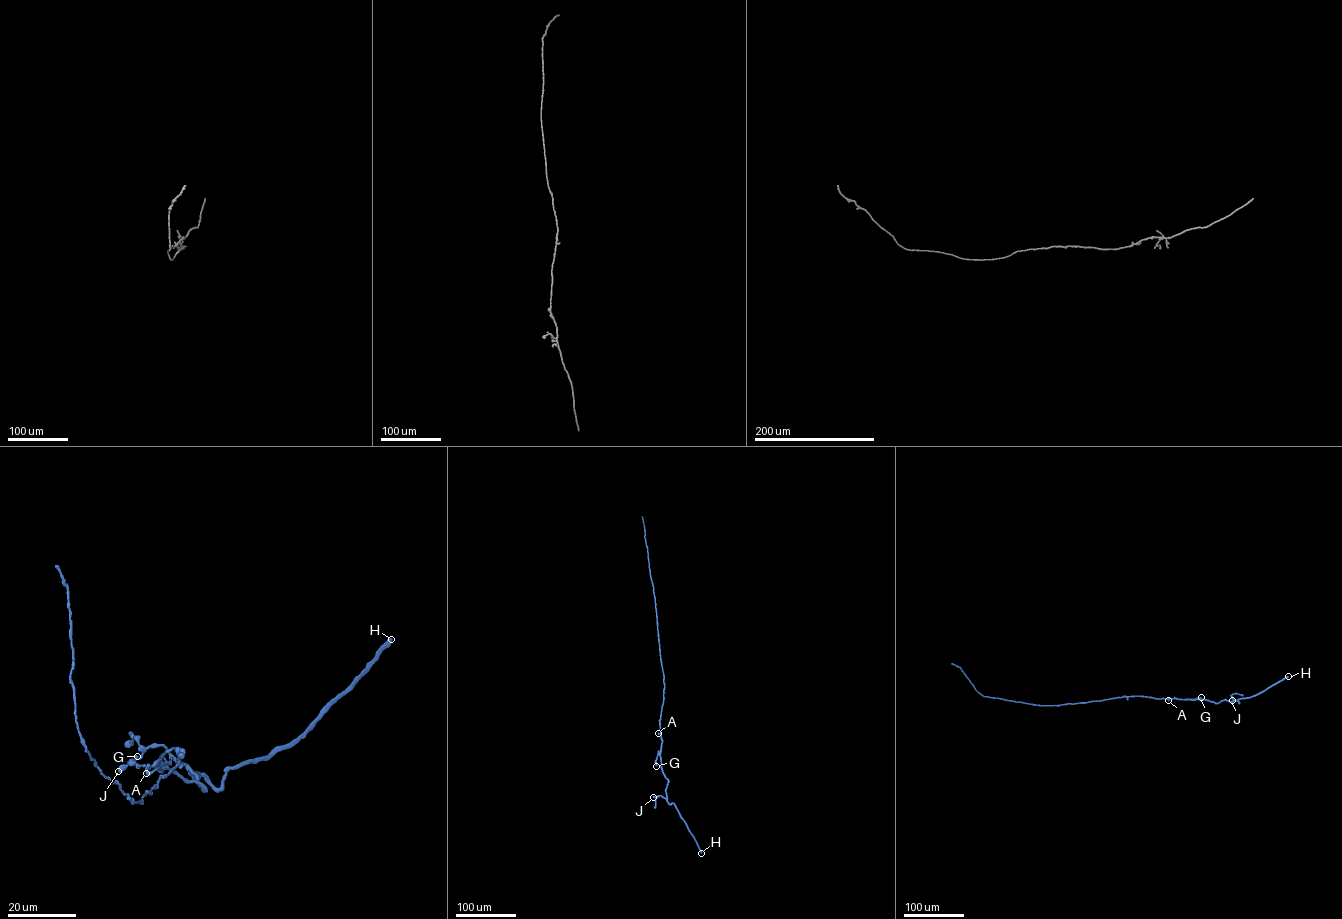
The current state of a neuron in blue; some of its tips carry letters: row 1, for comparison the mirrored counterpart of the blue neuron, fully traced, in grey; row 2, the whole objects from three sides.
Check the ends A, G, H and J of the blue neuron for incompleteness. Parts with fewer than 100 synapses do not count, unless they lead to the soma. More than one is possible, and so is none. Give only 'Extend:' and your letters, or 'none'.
Extend: none

